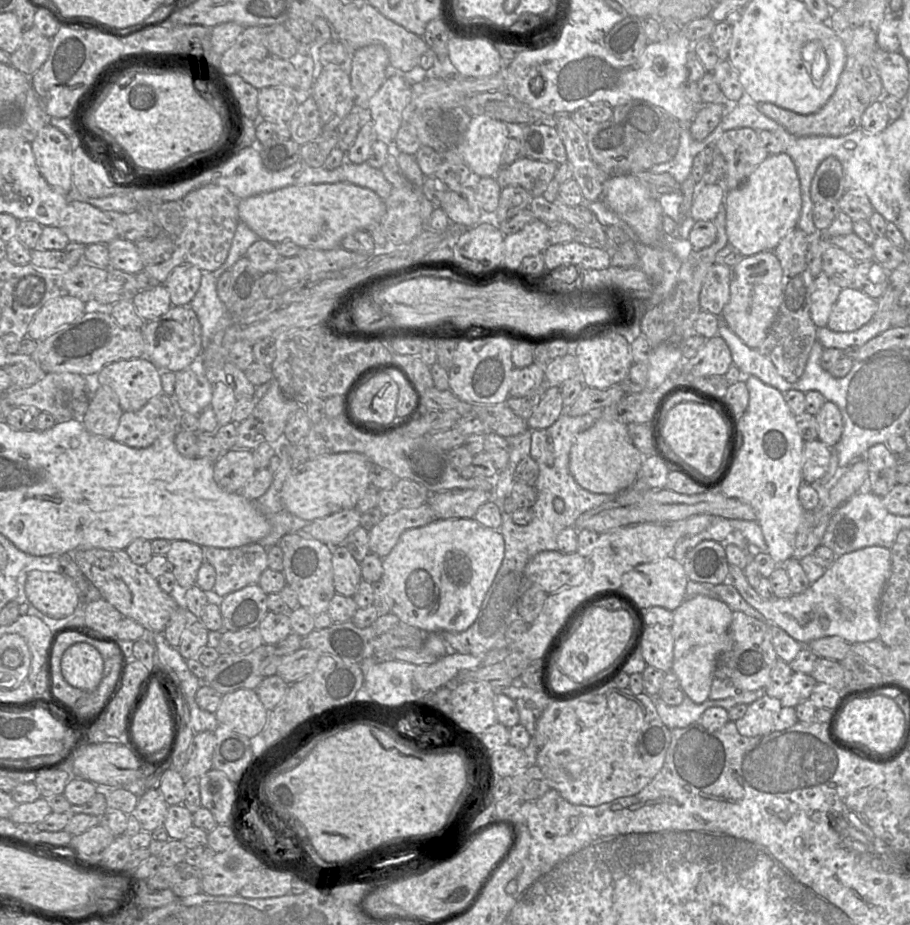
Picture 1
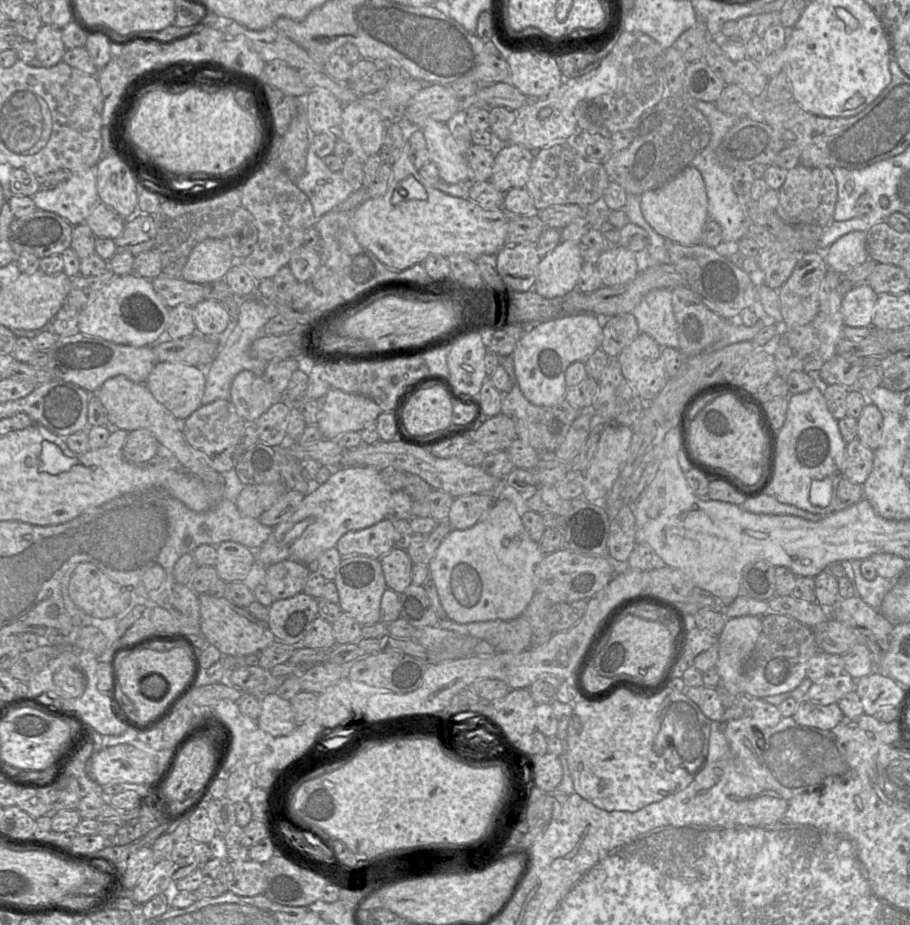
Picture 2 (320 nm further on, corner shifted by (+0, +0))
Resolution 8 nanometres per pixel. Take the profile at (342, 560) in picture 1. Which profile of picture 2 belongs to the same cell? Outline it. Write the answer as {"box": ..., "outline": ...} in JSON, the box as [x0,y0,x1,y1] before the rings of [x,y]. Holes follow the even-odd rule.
{"box":[380,548,413,594],"outline":[[[393,548],[380,559],[388,589],[401,594],[412,584],[413,563],[405,550]]]}

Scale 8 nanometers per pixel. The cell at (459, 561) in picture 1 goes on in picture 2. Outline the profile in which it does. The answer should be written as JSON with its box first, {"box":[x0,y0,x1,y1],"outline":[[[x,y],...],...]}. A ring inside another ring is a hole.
{"box":[428,498,544,623],"outline":[[[499,498],[472,527],[452,529],[428,568],[448,619],[457,623],[513,620],[525,611],[537,591],[536,567],[544,556],[527,533],[516,505]]]}

